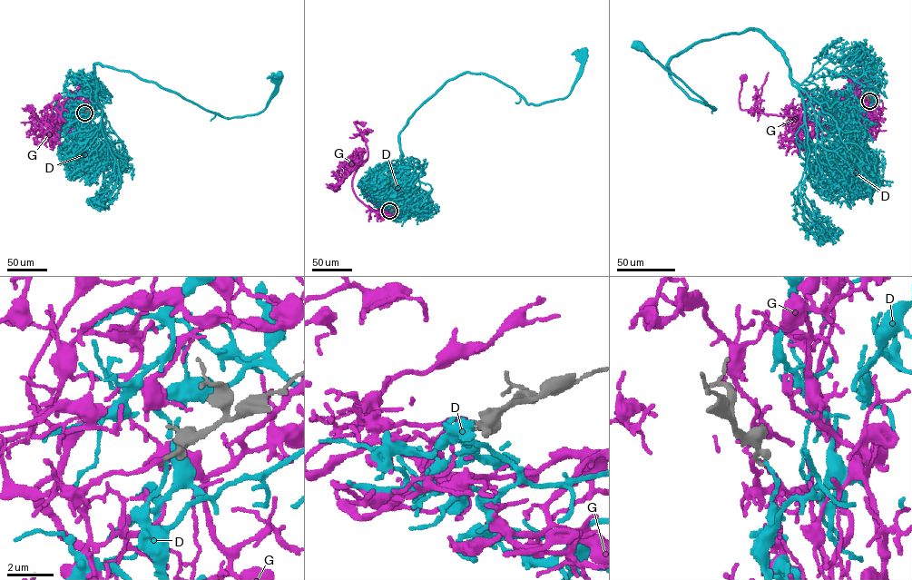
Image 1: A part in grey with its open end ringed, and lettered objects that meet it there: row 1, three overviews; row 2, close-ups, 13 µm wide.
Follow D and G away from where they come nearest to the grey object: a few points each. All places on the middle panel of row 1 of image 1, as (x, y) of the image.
D: (389, 211), (415, 196), (400, 169), (400, 132), (448, 80), (485, 73), (538, 104), (569, 93), (583, 52)
G: (389, 211), (375, 212), (353, 190), (354, 173), (367, 155), (365, 138), (354, 122), (364, 124)

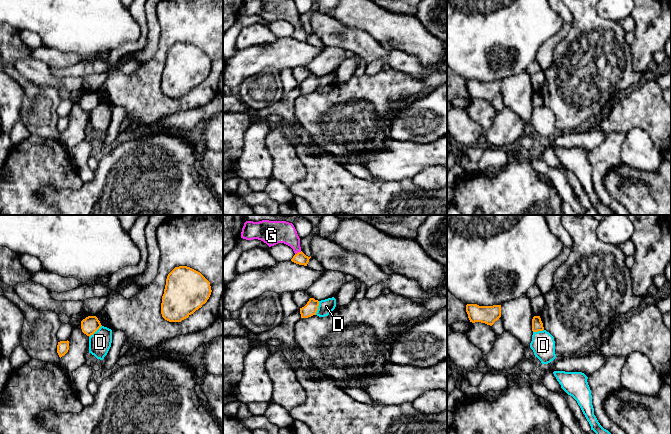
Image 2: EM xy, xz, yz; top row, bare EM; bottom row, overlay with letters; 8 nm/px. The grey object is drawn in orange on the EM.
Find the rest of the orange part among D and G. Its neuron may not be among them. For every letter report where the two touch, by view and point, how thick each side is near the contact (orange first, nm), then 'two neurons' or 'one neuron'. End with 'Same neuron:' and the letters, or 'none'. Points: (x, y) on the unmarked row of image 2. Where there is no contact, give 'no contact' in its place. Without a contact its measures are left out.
D: xz (317, 84) | 110/120 nm | two neurons
G: xz (298, 28) | 100/160 nm | one neuron
Same neuron: G

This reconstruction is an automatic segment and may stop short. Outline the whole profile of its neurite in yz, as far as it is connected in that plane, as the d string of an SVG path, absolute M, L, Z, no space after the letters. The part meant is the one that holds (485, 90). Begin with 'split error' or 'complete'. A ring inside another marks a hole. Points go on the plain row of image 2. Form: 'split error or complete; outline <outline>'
complete; outline M467 80L466 88L470 98L481 98L492 102L501 93L501 81L479 82Z

